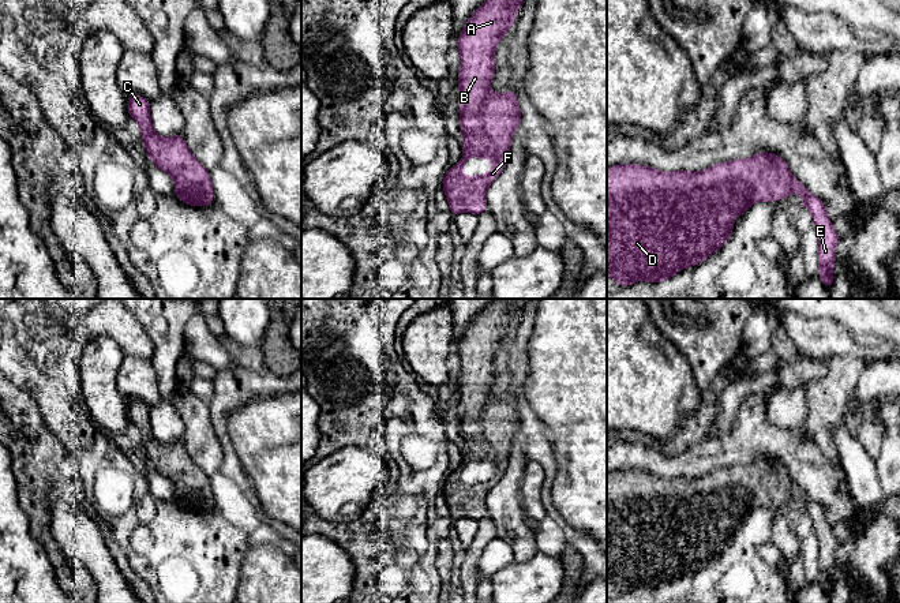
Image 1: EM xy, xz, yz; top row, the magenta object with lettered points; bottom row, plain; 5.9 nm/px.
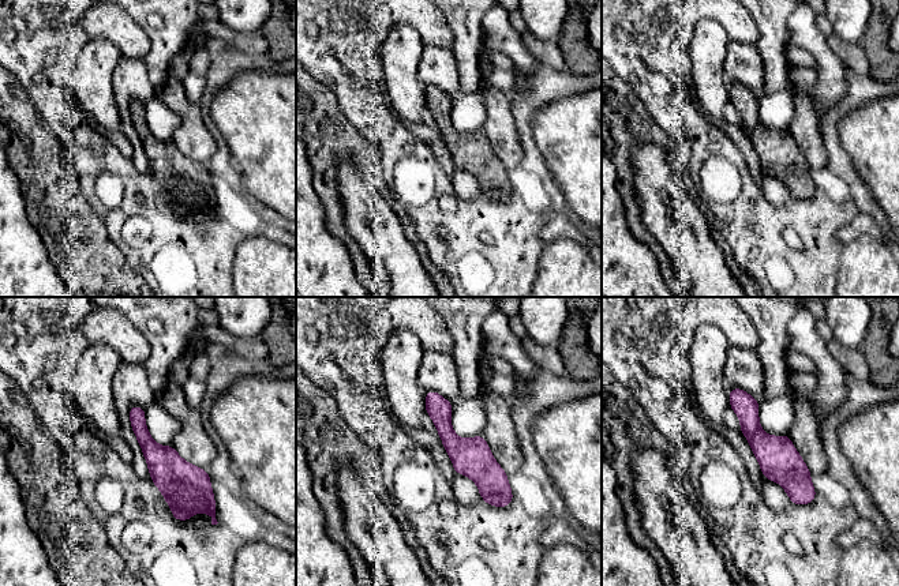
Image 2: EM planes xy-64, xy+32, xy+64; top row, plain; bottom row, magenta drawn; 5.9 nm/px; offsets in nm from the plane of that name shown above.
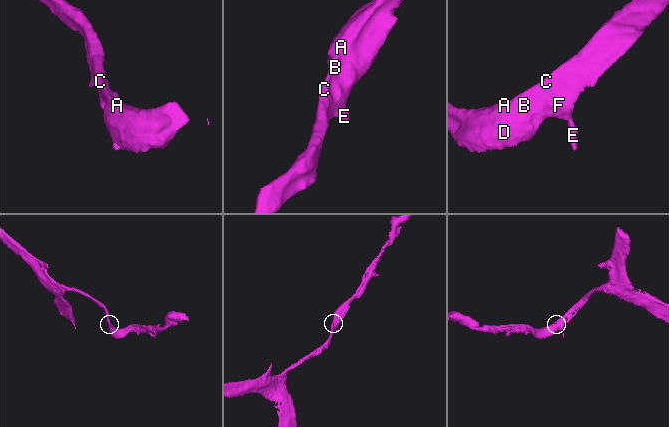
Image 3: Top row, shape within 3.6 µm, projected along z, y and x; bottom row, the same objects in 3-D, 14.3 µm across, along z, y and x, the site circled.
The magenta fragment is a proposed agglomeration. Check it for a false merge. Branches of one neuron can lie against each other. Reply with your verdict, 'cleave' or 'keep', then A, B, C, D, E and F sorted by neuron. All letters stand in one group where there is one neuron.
keep; groups A B C D E F

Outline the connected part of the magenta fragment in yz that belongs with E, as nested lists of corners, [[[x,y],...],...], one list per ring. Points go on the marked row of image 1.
[[[761,151],[750,158],[719,162],[701,172],[664,173],[646,165],[620,164],[607,169],[607,274],[620,286],[638,280],[659,282],[679,269],[704,262],[721,248],[734,232],[732,218],[754,202],[780,201],[798,191],[809,209],[818,235],[818,277],[832,288],[836,233],[821,198],[791,175],[777,154]]]

